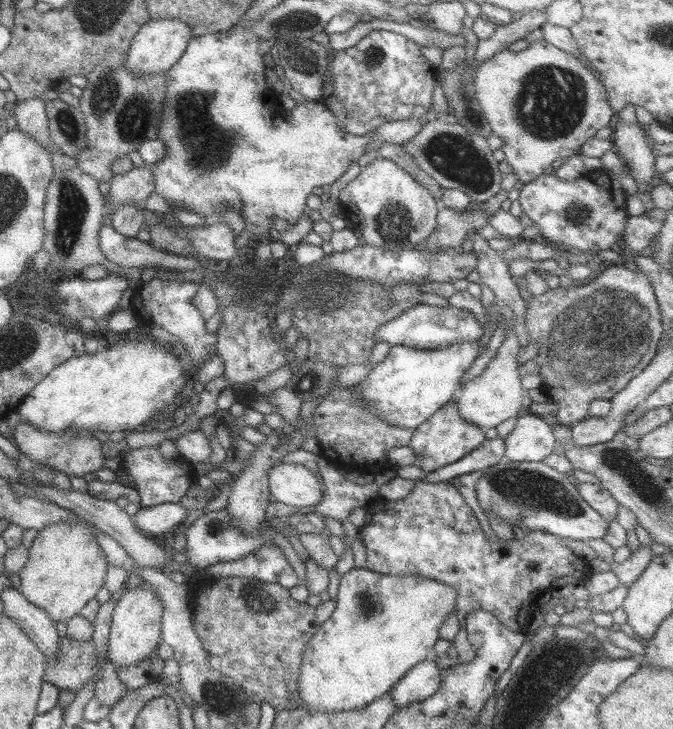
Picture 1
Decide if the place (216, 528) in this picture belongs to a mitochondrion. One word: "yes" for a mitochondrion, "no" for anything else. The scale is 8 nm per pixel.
yes

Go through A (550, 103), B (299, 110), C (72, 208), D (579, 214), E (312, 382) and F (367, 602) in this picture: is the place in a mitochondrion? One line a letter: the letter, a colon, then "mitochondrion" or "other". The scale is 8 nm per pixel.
A: mitochondrion
B: other
C: mitochondrion
D: mitochondrion
E: mitochondrion
F: mitochondrion

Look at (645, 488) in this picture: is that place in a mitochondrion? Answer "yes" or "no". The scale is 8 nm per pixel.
yes

